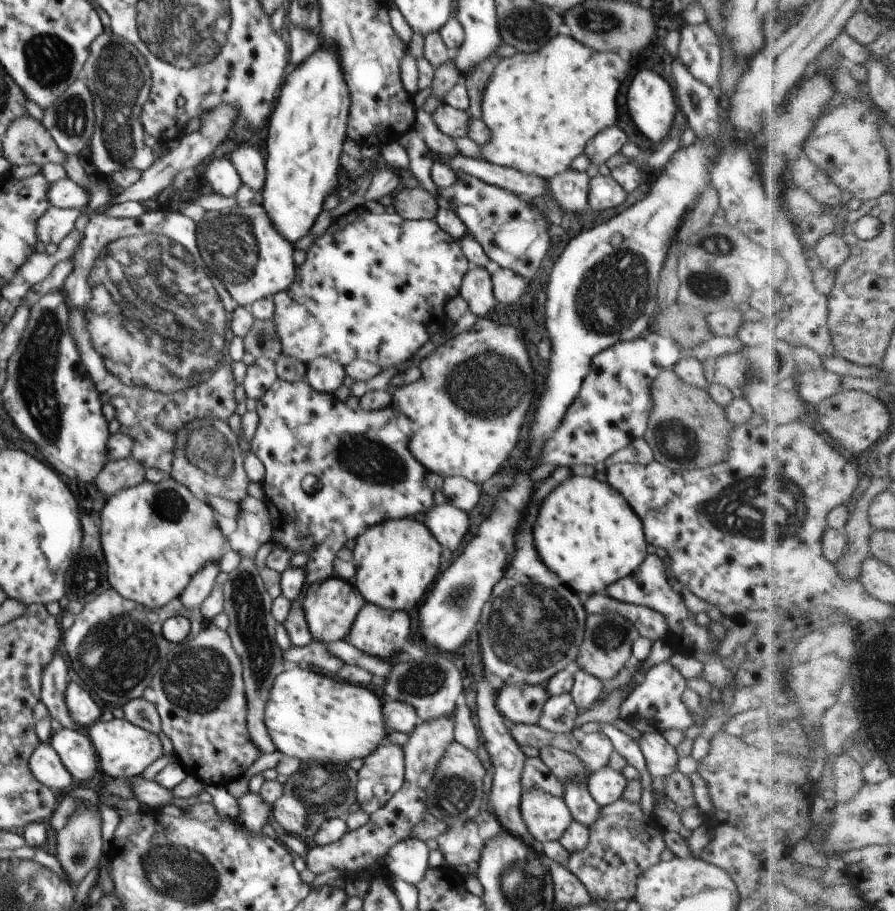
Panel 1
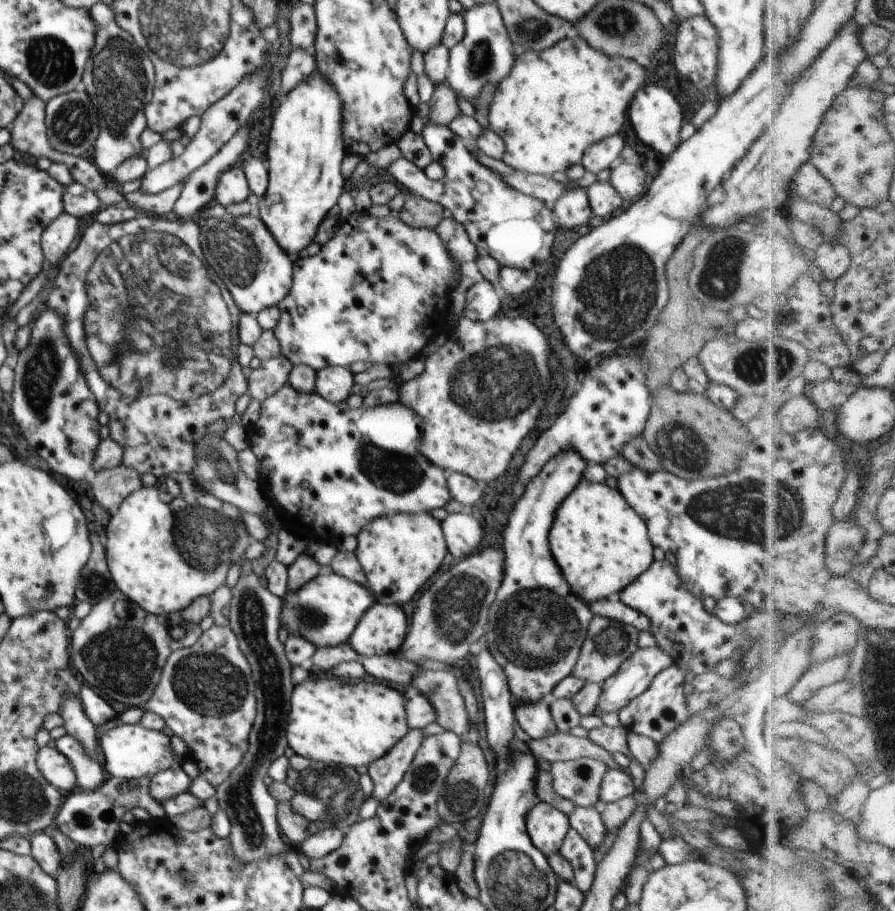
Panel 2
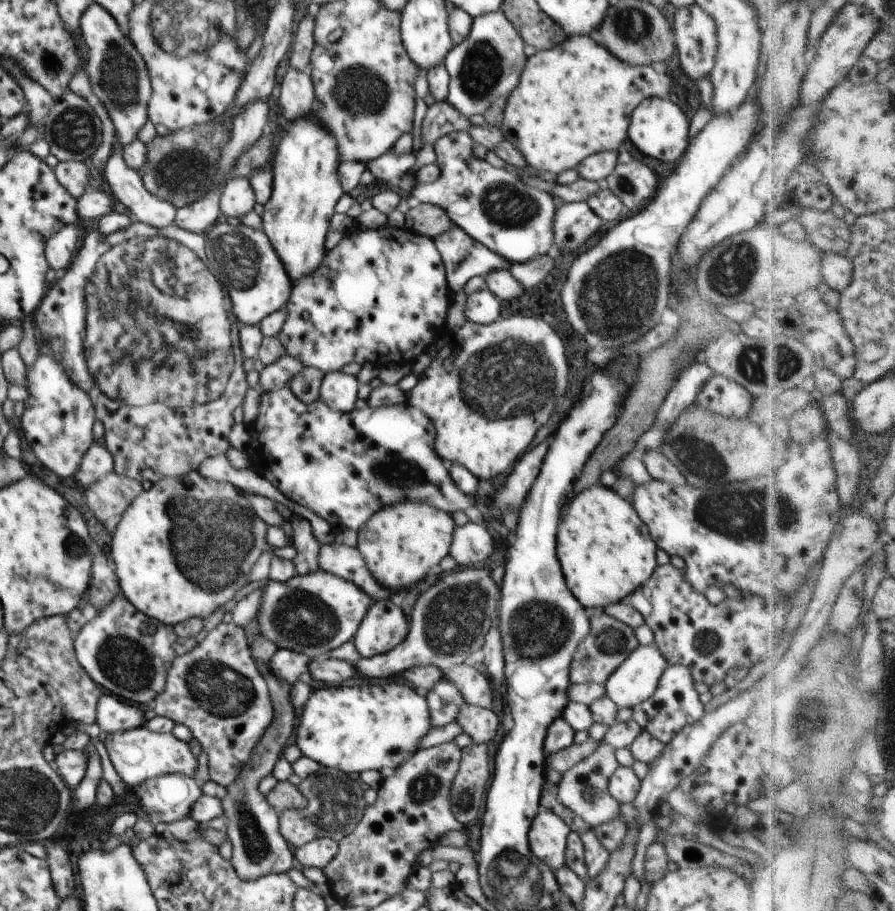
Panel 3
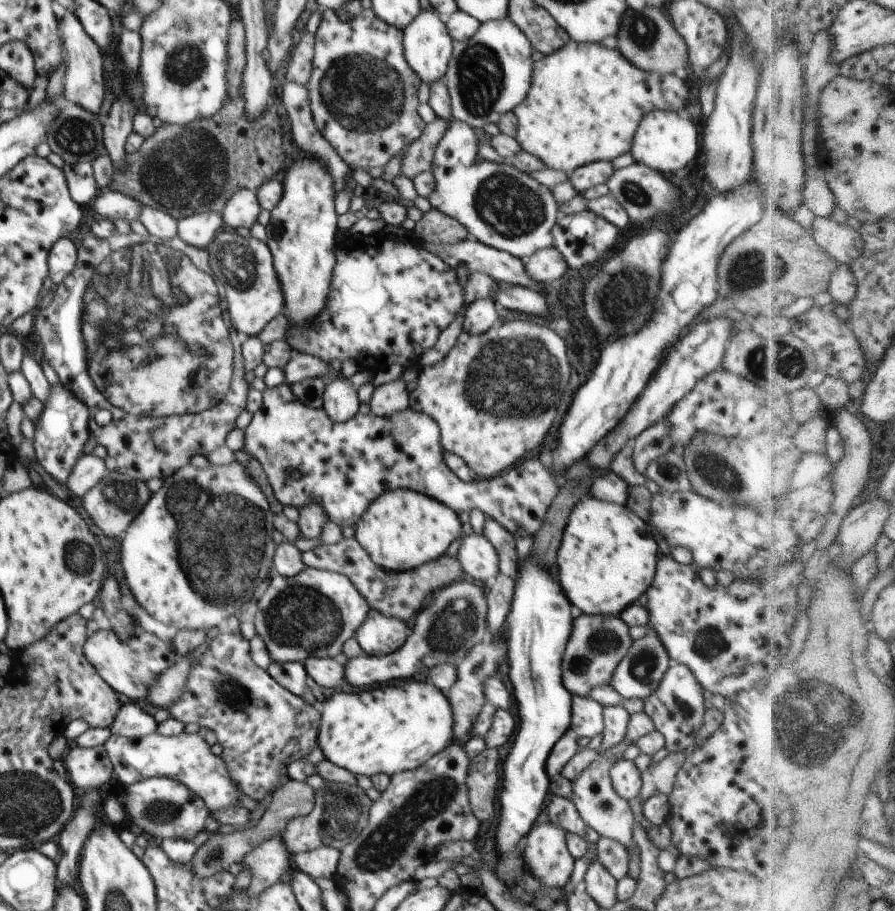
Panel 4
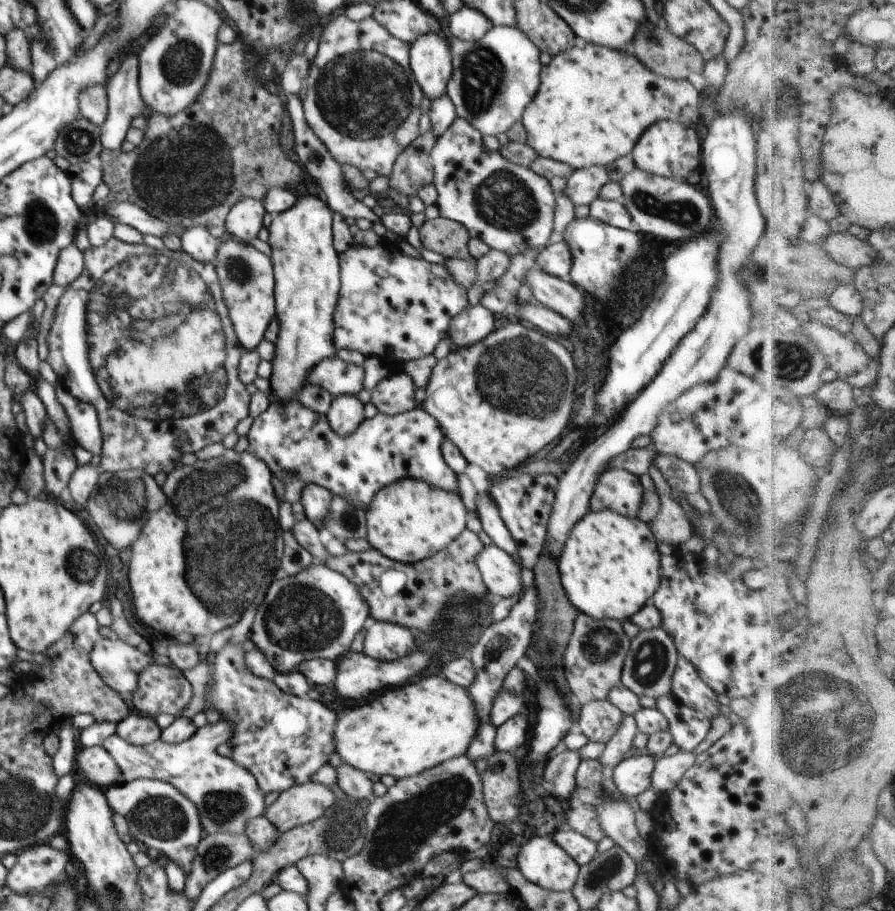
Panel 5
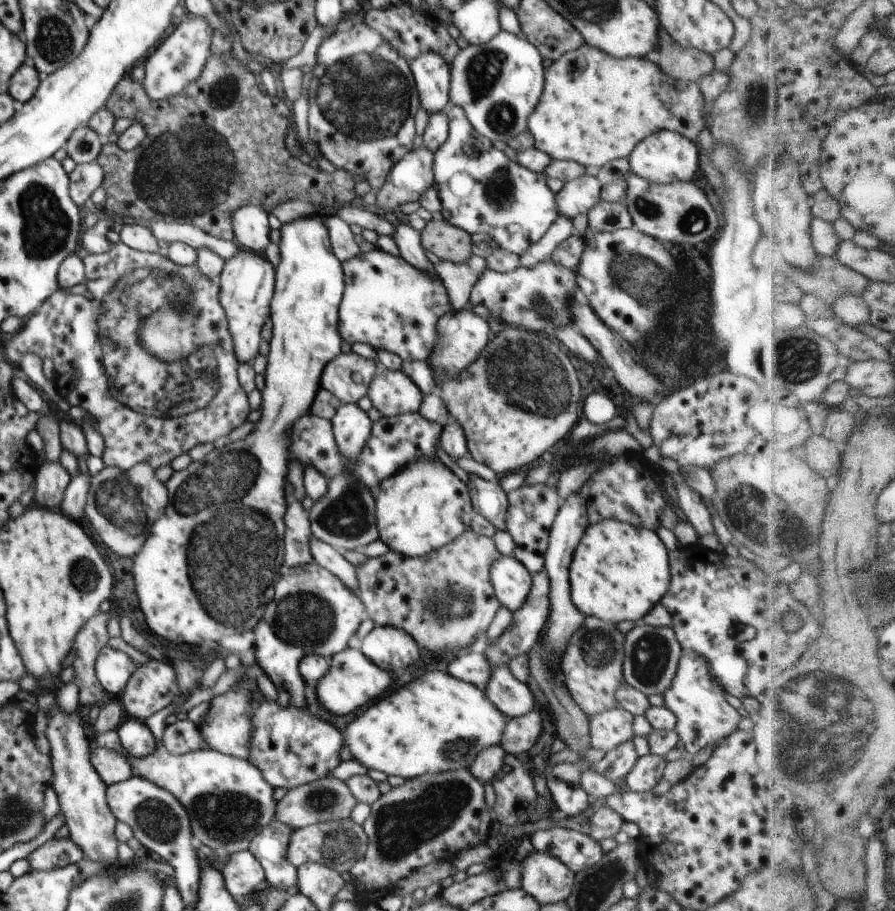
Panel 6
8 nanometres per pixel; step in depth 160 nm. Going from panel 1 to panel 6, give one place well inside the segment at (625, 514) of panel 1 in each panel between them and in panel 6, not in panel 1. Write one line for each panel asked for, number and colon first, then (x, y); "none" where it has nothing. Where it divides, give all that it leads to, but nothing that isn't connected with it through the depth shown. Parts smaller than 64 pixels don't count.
2: (601, 545)
3: (605, 550)
4: (607, 558)
5: (610, 567)
6: (618, 572)

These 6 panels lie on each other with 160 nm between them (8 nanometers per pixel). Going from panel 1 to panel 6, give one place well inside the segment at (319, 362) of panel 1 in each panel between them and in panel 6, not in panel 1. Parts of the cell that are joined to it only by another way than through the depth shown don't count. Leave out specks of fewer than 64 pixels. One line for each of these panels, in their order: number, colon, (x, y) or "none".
2: (334, 383)
3: (338, 390)
4: (340, 401)
5: (346, 413)
6: (352, 426)

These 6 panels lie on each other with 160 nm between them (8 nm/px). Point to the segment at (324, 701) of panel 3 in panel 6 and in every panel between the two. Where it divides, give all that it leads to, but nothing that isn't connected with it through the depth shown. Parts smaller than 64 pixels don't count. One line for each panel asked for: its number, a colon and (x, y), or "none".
4: (391, 729)
5: (409, 729)
6: (435, 723)

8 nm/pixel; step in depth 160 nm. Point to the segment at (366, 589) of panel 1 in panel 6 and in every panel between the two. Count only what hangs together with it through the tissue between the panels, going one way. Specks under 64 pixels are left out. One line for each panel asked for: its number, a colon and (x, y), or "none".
2: (399, 553)
3: (400, 543)
4: (402, 529)
5: (409, 520)
6: (424, 506)

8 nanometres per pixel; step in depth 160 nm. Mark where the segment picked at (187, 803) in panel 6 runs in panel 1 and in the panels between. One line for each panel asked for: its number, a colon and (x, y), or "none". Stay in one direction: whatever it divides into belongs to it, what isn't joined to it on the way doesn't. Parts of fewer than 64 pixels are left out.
1: (124, 750)
2: (131, 751)
3: (138, 754)
4: (186, 757)
5: (227, 795)

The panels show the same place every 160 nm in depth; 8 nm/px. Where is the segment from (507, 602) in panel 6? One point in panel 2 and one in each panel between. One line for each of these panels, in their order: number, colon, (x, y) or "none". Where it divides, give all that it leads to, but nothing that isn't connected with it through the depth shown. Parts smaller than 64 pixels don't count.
2: (463, 534)
3: (472, 545)
4: (479, 559)
5: (502, 574)

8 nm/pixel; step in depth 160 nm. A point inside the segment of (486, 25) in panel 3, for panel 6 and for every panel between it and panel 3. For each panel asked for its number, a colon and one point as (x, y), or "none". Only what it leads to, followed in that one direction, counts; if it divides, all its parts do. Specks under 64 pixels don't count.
4: (489, 74)
5: (494, 79)
6: (498, 83)

